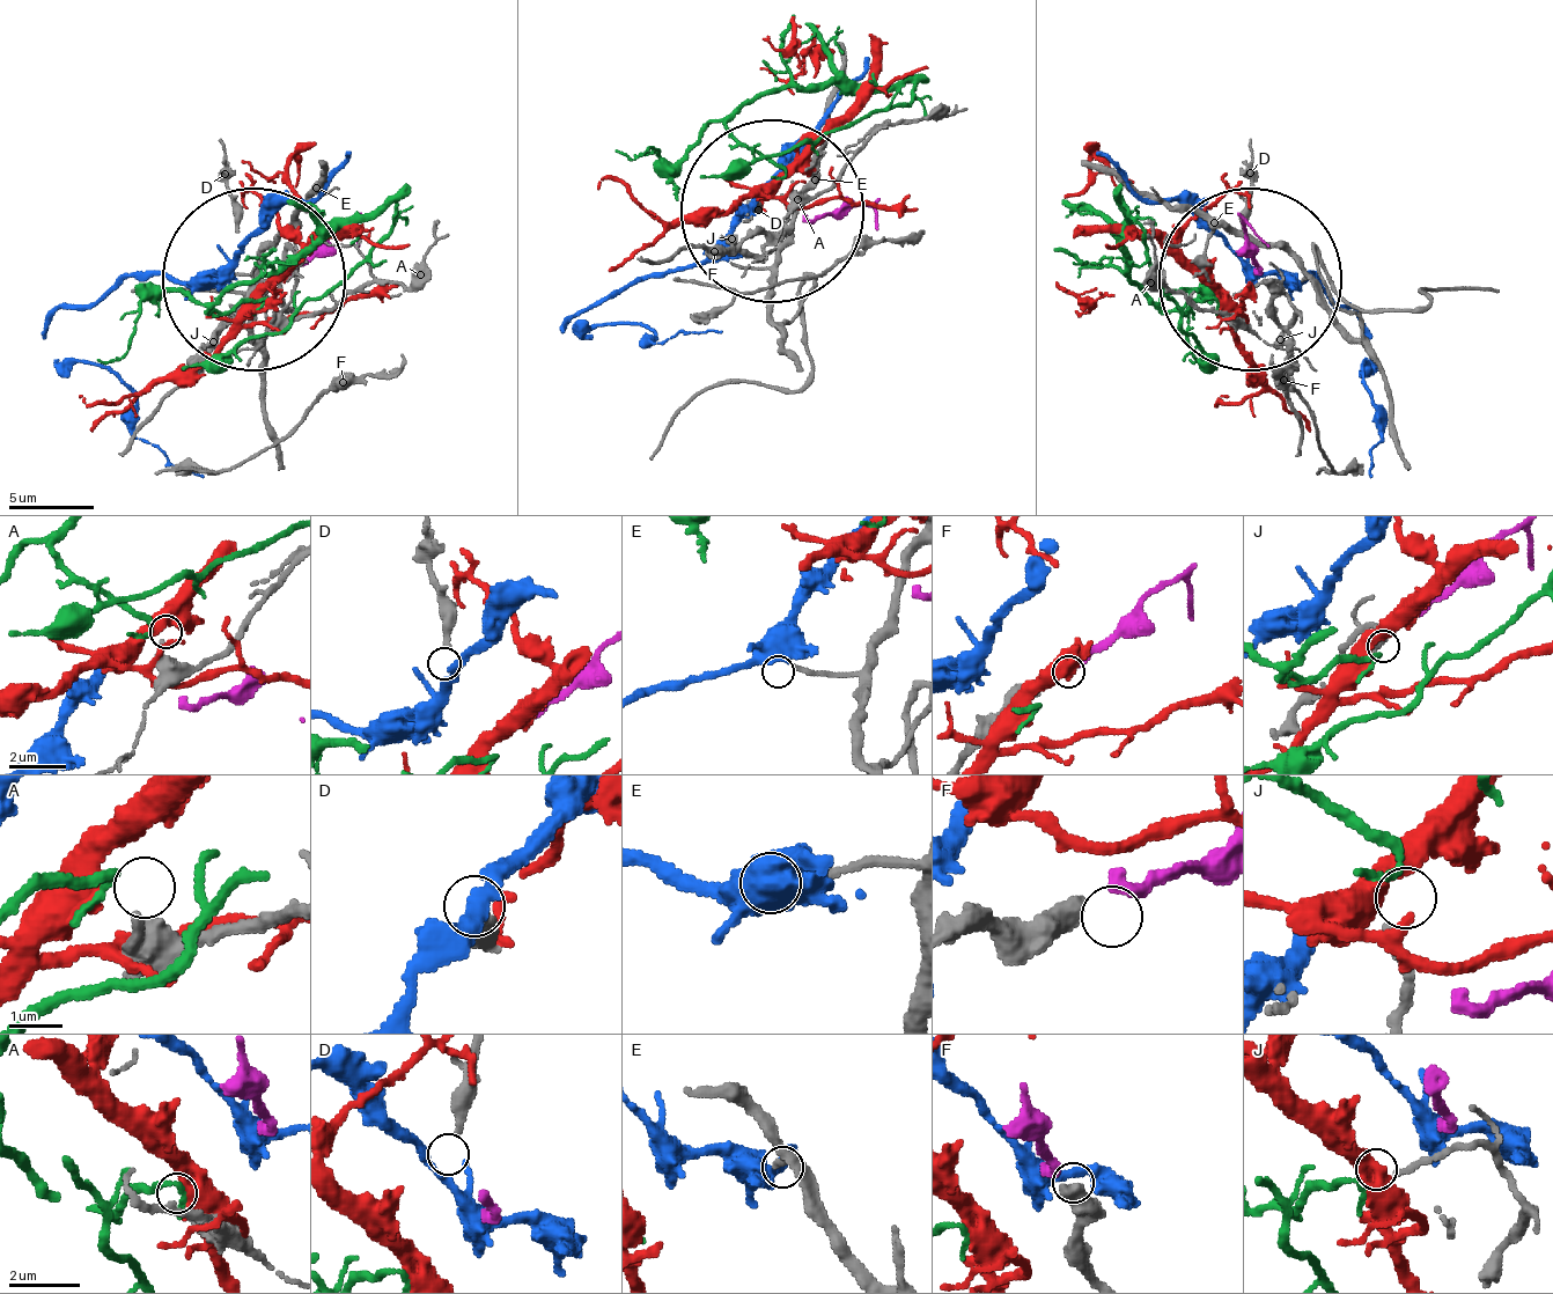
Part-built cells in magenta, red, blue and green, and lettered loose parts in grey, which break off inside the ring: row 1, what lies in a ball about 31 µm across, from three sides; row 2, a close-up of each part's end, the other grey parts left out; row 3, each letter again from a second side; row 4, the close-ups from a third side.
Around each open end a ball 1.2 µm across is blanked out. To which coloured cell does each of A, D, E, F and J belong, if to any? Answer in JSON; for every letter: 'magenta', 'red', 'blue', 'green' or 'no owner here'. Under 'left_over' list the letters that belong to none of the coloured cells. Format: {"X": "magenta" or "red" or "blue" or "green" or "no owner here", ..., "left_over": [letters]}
{"A": "no owner here", "D": "no owner here", "E": "no owner here", "F": "magenta", "J": "green", "left_over": ["A", "D", "E"]}

